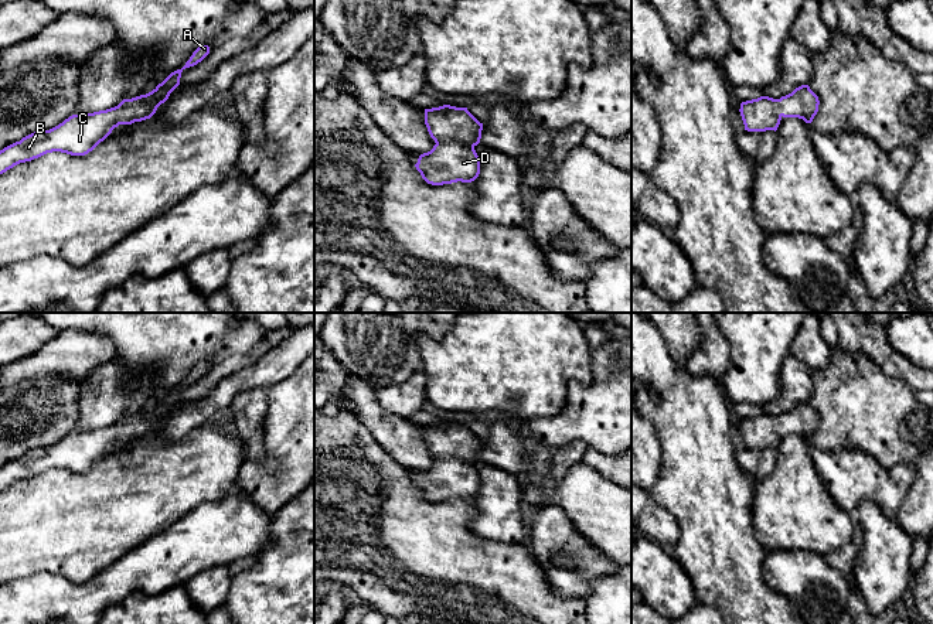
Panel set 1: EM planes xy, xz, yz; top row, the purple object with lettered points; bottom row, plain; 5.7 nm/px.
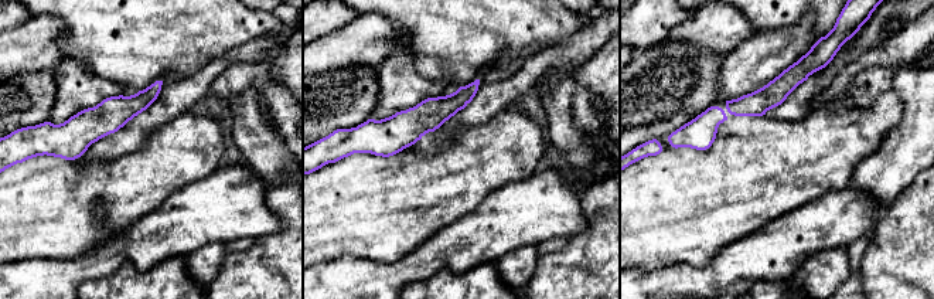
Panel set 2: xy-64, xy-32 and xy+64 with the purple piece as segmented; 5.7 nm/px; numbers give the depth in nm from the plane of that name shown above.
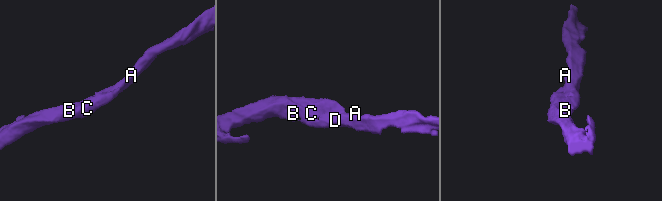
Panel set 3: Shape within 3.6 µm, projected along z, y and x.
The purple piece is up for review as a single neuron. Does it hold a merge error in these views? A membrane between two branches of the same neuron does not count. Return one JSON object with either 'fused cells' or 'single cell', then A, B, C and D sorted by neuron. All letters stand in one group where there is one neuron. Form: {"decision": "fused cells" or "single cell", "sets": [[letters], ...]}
{"decision": "single cell", "sets": [["A", "B", "C", "D"]]}

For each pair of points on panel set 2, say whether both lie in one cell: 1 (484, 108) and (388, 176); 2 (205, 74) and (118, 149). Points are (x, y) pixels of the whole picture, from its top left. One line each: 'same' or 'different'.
1: different
2: same

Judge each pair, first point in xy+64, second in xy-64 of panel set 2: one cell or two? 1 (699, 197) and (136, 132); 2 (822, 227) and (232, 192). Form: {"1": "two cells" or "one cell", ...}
{"1": "two cells", "2": "one cell"}

